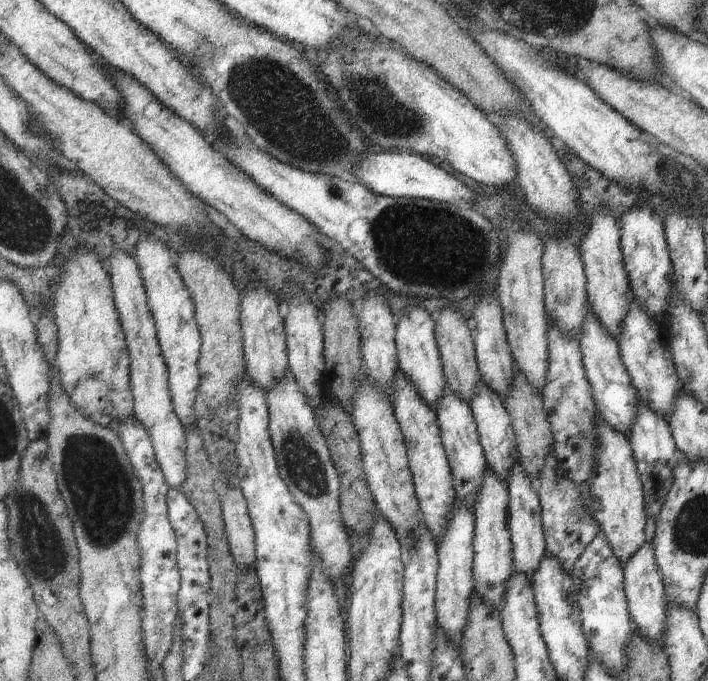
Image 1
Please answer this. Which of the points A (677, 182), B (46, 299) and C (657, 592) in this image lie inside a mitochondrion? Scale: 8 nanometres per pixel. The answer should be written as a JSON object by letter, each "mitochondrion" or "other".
{"A":"mitochondrion","B":"other","C":"other"}

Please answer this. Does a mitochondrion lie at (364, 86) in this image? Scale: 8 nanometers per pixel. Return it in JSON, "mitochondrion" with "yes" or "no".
{"mitochondrion":"yes"}

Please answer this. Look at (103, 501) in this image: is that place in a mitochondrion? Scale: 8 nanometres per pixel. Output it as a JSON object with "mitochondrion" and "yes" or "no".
{"mitochondrion":"yes"}

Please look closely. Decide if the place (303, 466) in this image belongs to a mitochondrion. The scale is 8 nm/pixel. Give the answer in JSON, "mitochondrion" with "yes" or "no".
{"mitochondrion":"yes"}

